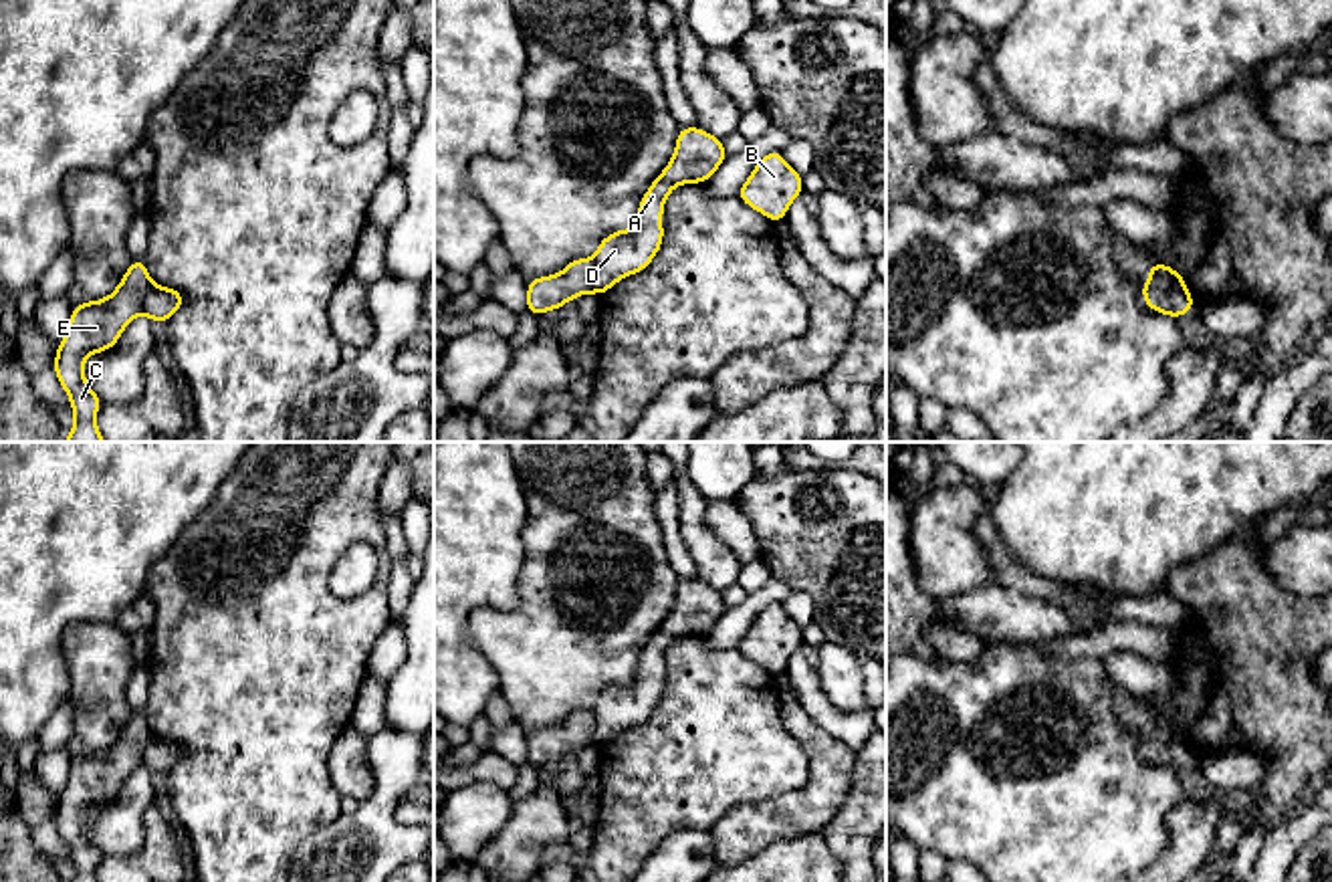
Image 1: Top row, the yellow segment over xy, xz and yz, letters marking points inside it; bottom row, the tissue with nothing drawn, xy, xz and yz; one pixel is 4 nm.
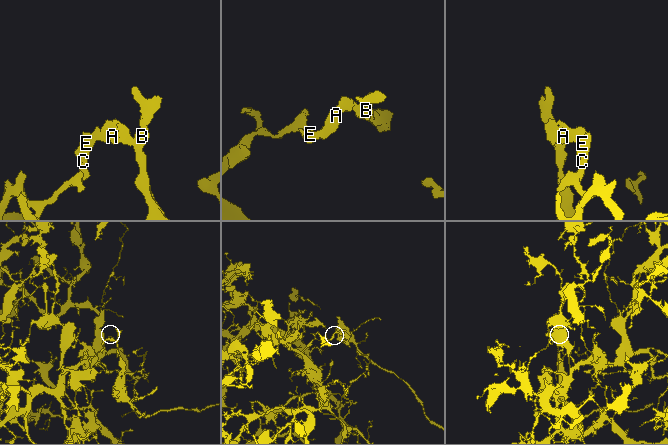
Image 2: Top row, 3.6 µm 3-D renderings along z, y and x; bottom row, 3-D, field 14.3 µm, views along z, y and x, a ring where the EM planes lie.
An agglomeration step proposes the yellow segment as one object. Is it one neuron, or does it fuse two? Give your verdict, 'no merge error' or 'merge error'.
merge error

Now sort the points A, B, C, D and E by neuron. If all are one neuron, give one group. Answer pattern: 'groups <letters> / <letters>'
groups A B D / C E

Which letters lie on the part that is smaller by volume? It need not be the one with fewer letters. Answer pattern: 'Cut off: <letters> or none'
Cut off: A, B, D

